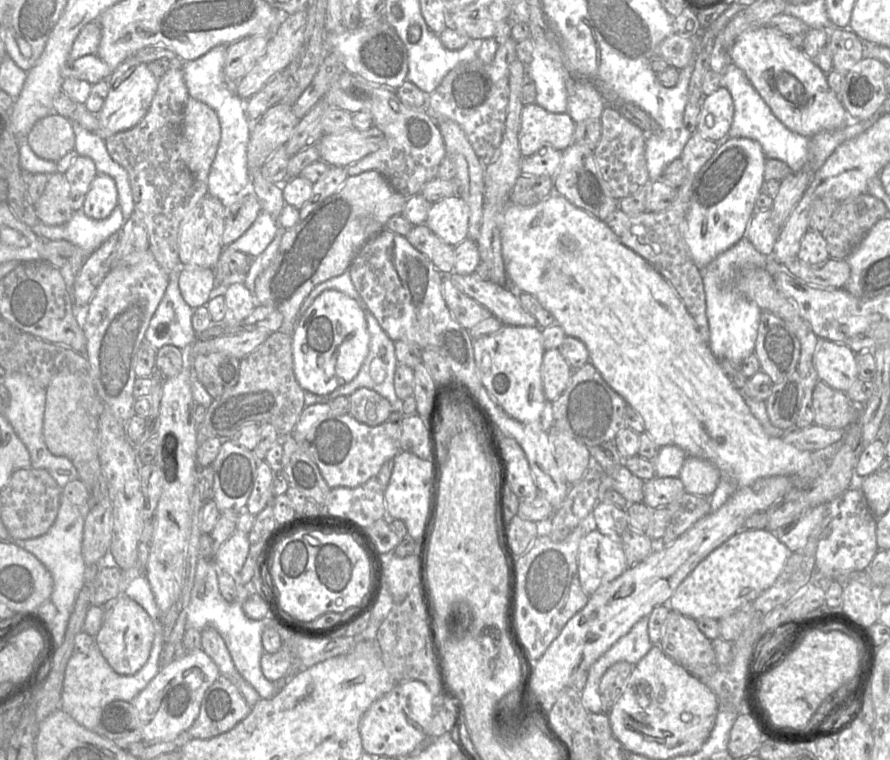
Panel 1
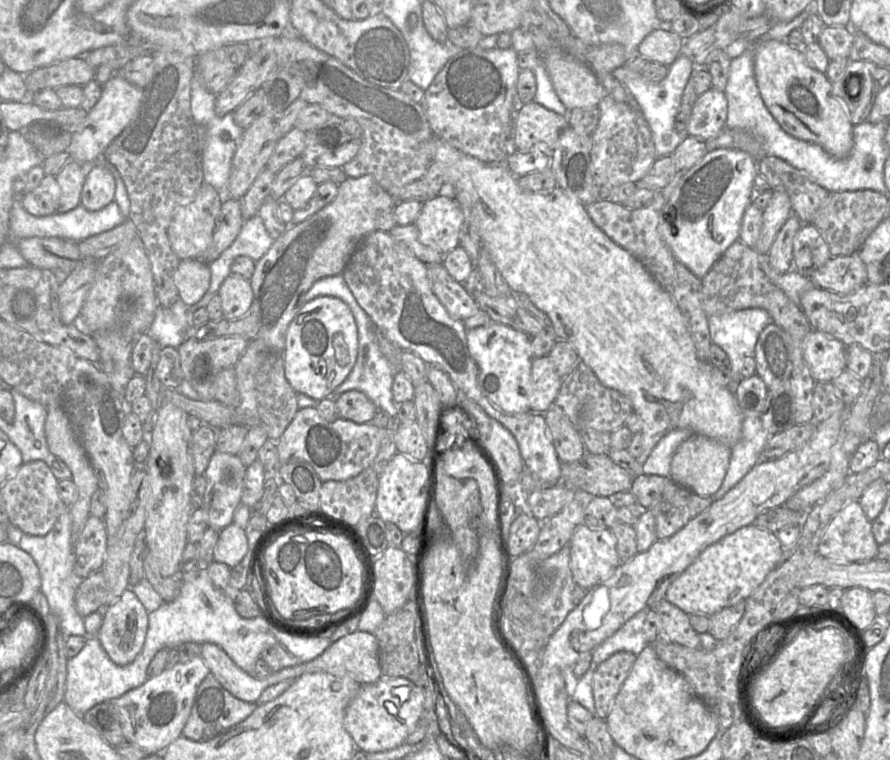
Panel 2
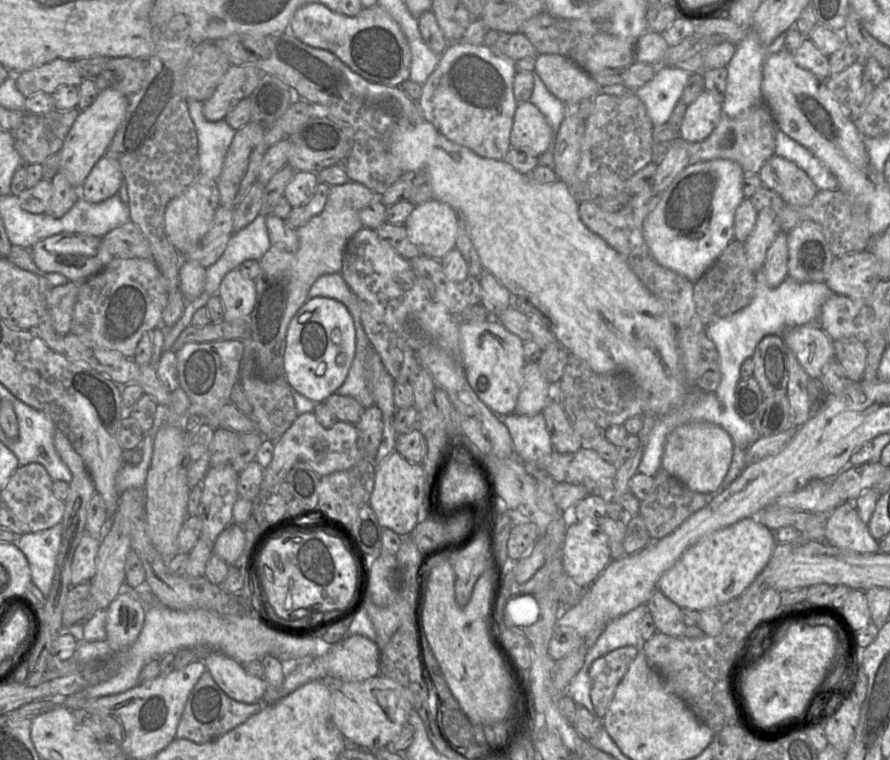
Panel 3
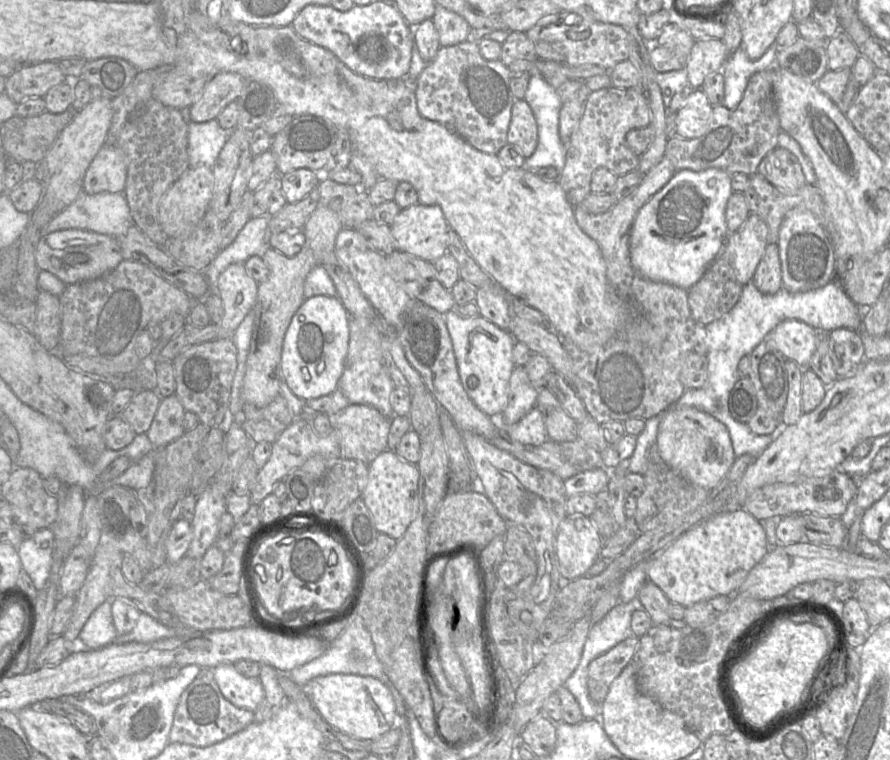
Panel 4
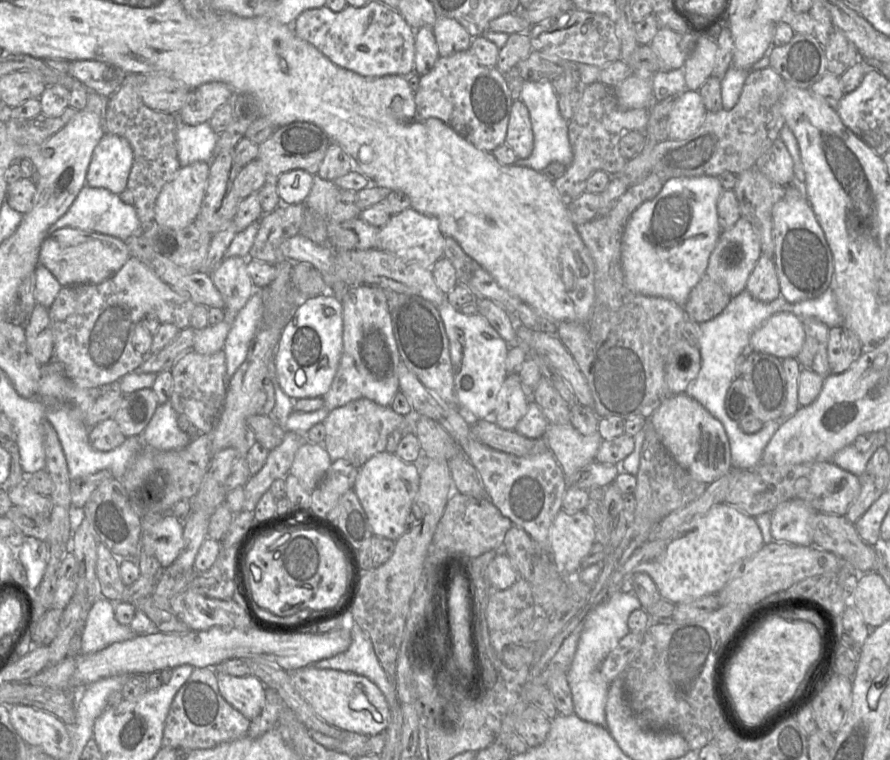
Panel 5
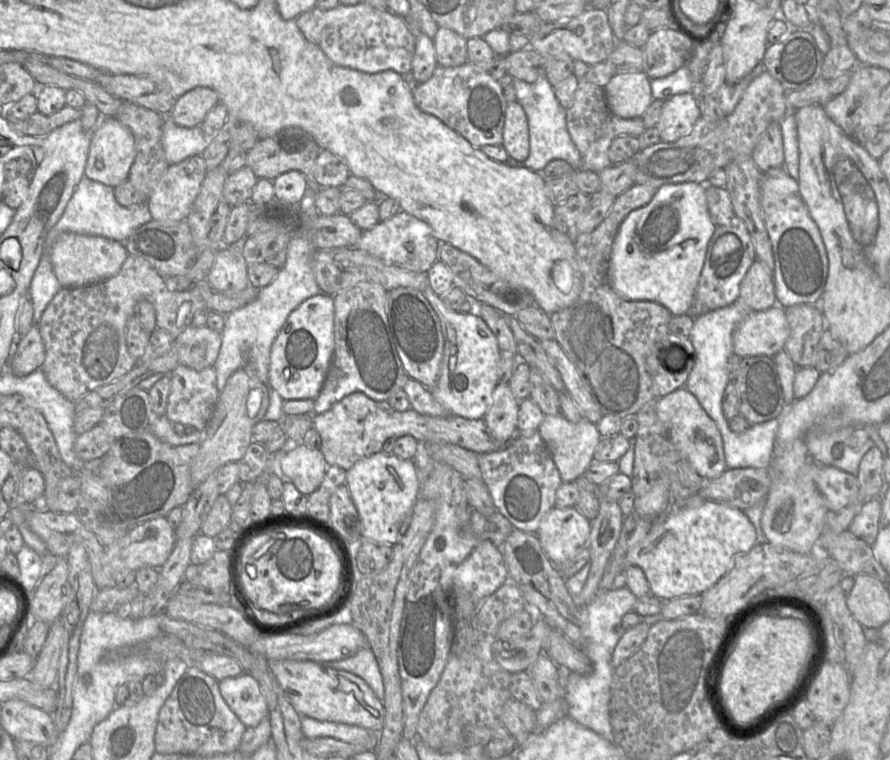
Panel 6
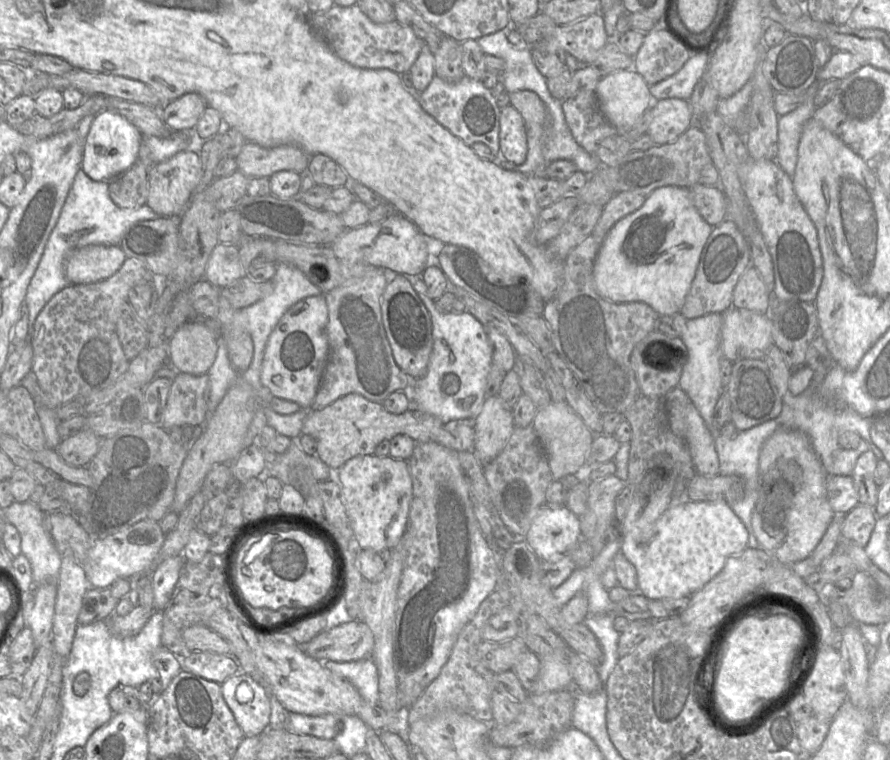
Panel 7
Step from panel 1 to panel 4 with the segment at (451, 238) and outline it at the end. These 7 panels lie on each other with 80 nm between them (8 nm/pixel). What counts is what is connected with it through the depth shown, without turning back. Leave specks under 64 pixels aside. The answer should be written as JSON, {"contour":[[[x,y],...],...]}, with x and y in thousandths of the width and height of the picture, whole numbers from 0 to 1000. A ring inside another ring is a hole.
{"contour":[[[466,268],[449,278],[438,296],[445,330],[488,346],[502,332],[504,296],[492,270]]]}

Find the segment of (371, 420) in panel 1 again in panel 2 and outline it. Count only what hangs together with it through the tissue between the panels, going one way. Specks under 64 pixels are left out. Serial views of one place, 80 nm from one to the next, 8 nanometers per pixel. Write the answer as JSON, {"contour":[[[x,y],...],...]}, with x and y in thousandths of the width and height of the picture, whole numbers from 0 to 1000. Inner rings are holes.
{"contour":[[[402,513],[390,514],[375,526],[382,549],[401,558],[415,557],[425,542],[422,533]]]}

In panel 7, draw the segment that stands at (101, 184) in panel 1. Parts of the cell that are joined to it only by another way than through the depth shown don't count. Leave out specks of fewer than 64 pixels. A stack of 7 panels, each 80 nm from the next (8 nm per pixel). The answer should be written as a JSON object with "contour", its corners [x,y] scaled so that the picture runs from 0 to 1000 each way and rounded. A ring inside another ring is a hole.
{"contour":[[[117,143],[106,151],[93,188],[92,224],[107,238],[122,238],[155,212],[161,176],[133,149]]]}

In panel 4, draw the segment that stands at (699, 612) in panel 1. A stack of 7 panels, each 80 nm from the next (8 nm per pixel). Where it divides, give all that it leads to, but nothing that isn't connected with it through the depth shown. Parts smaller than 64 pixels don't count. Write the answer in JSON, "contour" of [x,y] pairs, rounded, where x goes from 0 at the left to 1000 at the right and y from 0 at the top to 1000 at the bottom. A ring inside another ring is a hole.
{"contour":[[[835,670],[810,671],[774,695],[739,729],[727,736],[726,757],[730,766],[745,778],[754,793],[774,799],[803,784],[825,783],[844,749],[864,724],[865,718],[853,684]]]}

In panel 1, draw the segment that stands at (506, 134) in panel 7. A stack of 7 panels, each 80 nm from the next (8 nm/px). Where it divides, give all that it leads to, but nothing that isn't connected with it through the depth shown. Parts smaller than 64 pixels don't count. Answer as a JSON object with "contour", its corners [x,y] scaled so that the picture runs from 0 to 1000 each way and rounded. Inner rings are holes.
{"contour":[[[603,136],[589,139],[583,174],[585,204],[610,204],[615,195],[635,197],[645,187],[646,166],[638,149],[619,149]]]}

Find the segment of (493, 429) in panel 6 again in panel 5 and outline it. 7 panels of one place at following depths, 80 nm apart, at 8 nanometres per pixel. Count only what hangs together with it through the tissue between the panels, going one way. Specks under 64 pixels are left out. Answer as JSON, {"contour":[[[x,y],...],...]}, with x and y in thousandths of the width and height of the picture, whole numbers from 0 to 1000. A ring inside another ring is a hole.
{"contour":[[[582,491],[571,493],[561,514],[557,536],[556,557],[567,566],[578,566],[581,557],[593,539],[597,522],[588,514]]]}

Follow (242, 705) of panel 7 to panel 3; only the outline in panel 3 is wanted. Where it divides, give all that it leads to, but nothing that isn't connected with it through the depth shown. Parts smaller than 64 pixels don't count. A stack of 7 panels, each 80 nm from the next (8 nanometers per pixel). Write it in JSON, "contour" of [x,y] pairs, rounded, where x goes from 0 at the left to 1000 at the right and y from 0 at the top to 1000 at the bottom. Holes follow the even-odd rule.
{"contour":[[[238,857],[229,866],[229,874],[231,883],[260,920],[276,926],[294,922],[301,900],[297,892],[280,888],[266,868],[247,857]]]}

